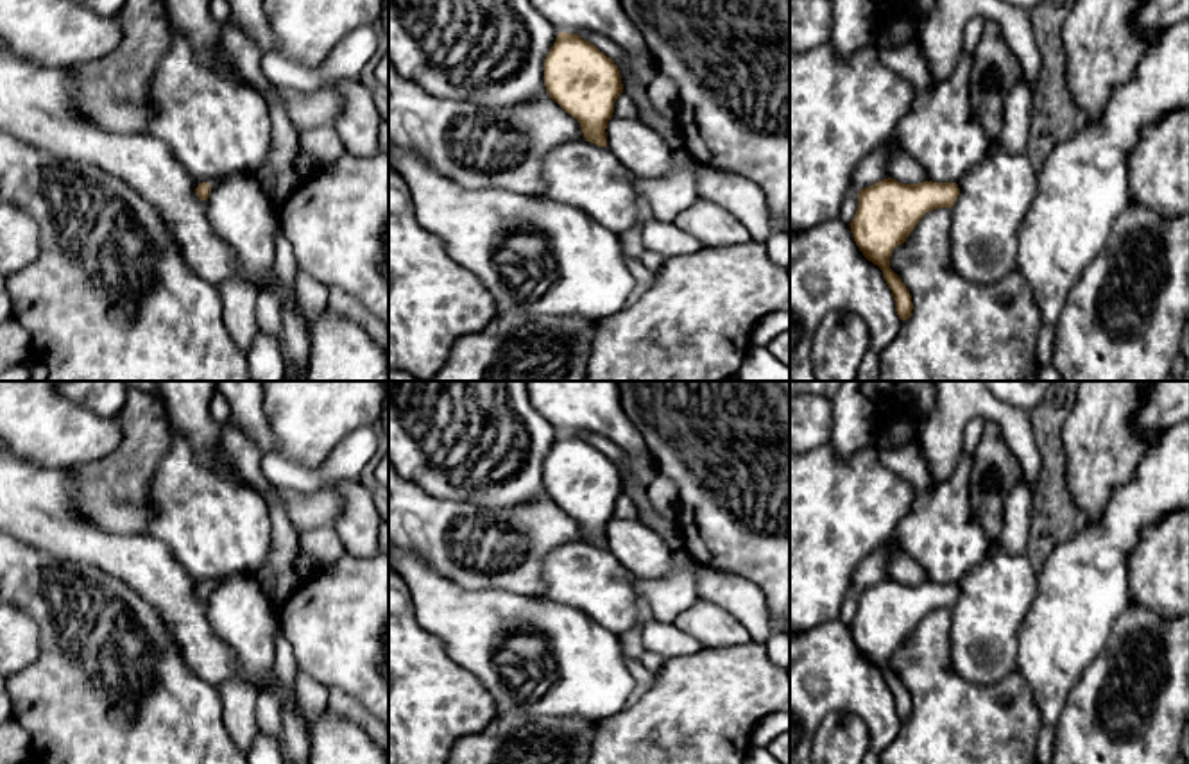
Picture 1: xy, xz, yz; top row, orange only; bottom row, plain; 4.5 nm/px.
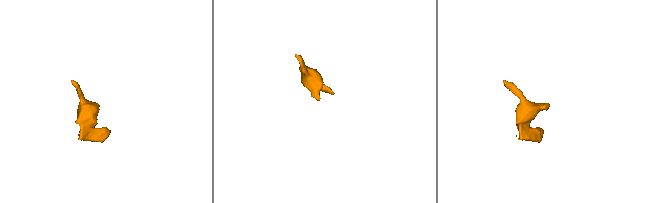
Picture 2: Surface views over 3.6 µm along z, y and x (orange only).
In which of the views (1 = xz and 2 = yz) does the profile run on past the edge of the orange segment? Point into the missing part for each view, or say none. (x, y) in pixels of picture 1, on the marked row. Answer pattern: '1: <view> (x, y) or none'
1: none
2: none

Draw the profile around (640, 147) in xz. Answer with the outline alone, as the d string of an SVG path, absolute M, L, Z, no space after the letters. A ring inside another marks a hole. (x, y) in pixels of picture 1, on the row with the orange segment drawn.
M612 116L607 123L607 149L634 175L663 177L671 170L673 150L650 125L637 118Z

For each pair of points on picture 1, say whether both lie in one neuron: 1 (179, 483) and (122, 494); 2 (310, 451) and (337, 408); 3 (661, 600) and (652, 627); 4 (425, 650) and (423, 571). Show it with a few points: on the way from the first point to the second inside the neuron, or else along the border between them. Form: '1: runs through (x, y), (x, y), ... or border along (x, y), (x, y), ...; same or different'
1: border along (167, 449), (153, 476), (151, 519), (144, 530); different
2: runs through (310, 441), (310, 435), (326, 419); same
3: border along (652, 618), (672, 623); different
4: border along (409, 589), (414, 618), (444, 645), (453, 659); different

